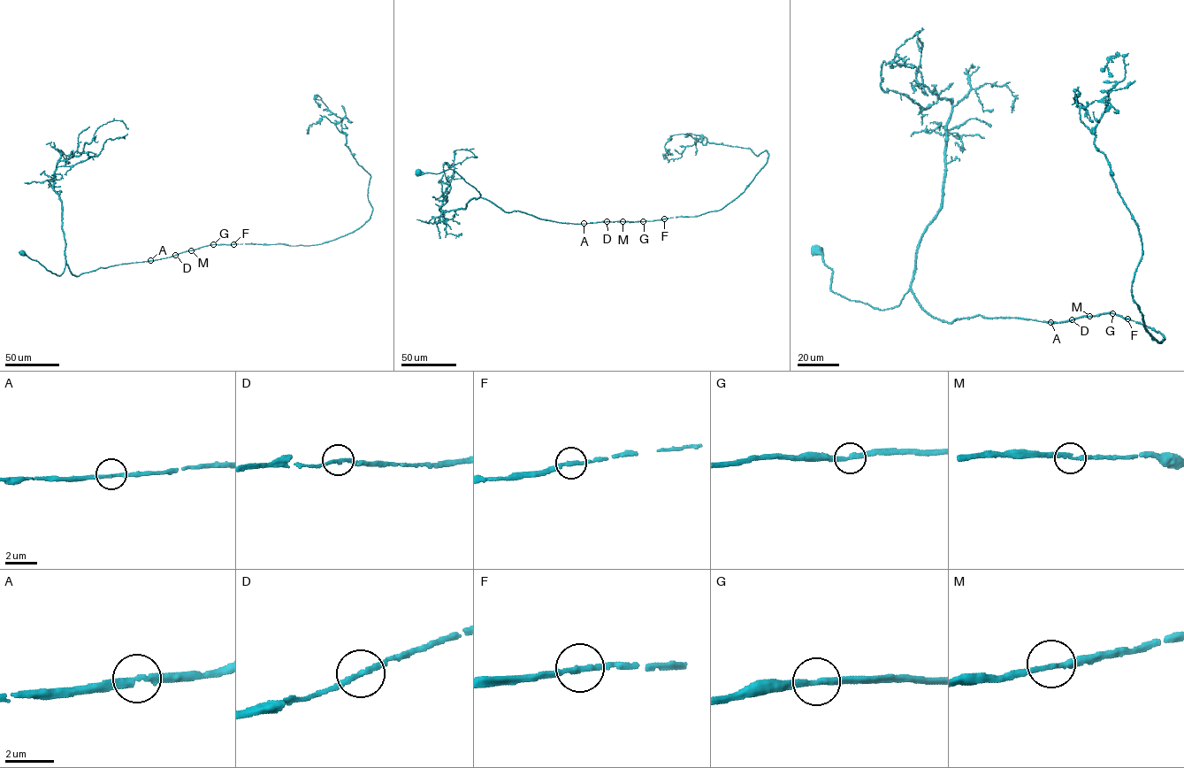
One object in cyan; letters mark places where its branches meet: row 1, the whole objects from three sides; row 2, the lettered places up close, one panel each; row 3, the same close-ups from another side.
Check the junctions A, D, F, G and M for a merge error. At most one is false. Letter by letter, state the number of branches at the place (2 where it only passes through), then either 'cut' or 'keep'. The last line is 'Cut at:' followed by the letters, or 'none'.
A: branches 2; keep
D: branches 2; keep
F: branches 2; keep
G: branches 2; keep
M: branches 2; keep
Cut at: none

